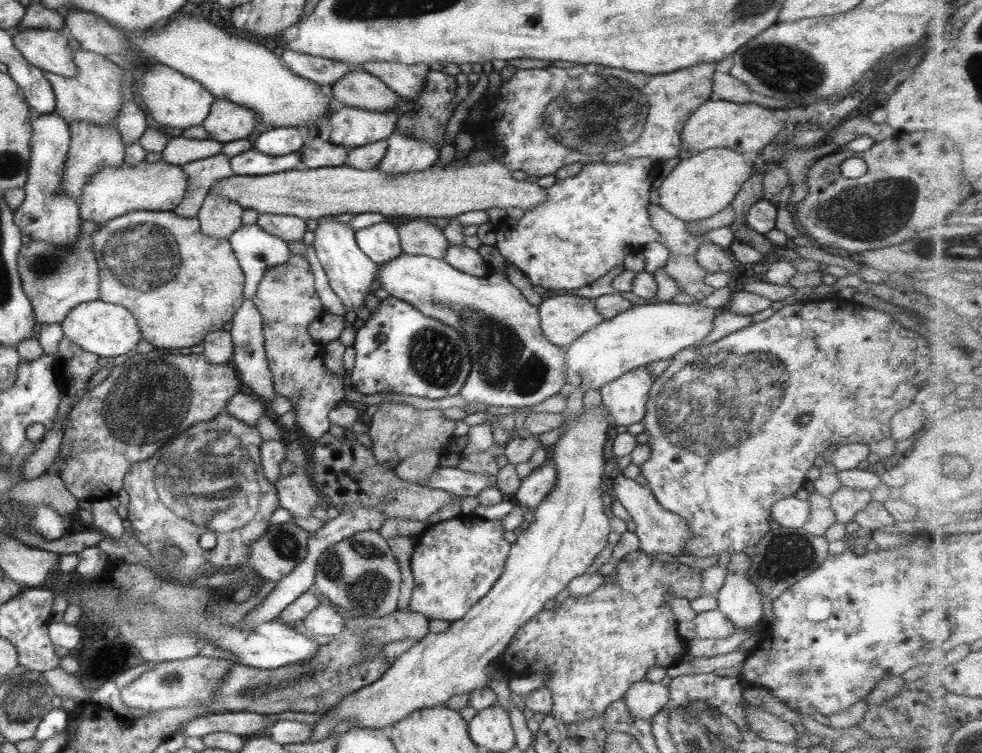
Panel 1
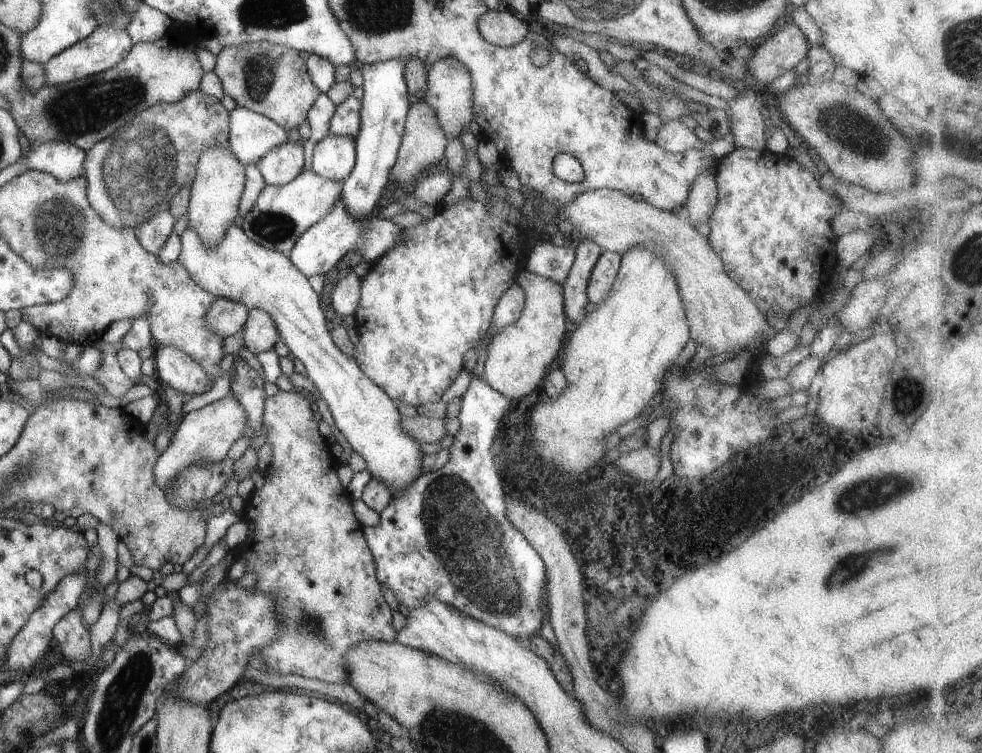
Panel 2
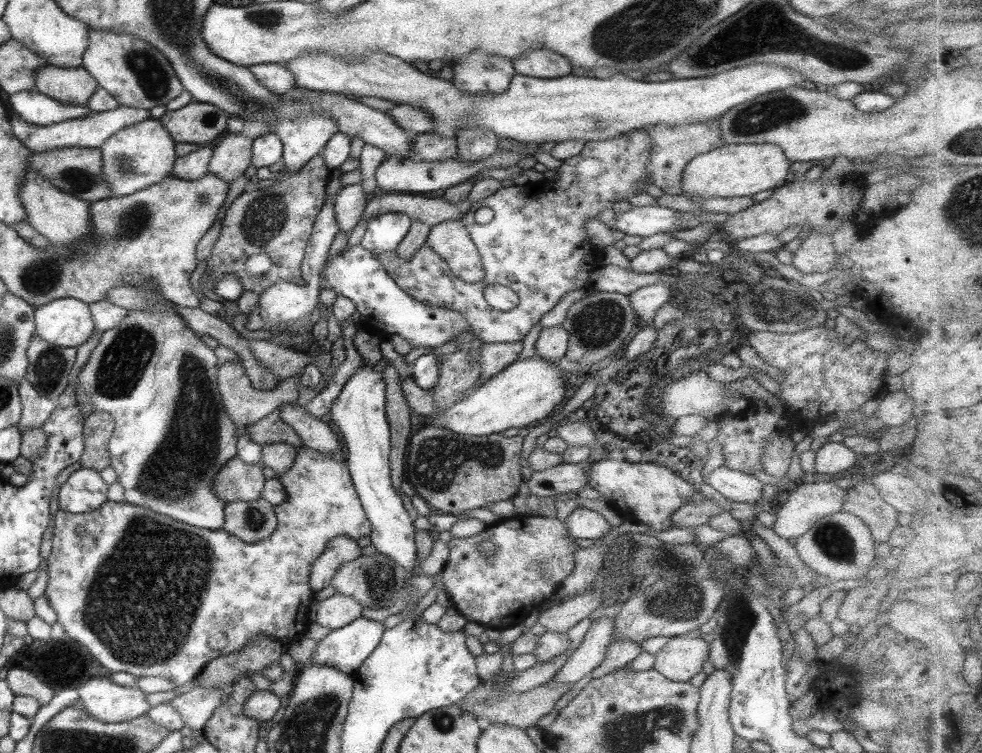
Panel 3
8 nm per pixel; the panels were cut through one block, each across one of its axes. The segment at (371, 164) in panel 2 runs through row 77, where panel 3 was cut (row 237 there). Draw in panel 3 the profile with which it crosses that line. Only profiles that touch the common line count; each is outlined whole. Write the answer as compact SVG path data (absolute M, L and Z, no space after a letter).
M387 212L369 219L361 247L378 255L385 251L395 251L397 245L410 228L410 218L402 212Z

